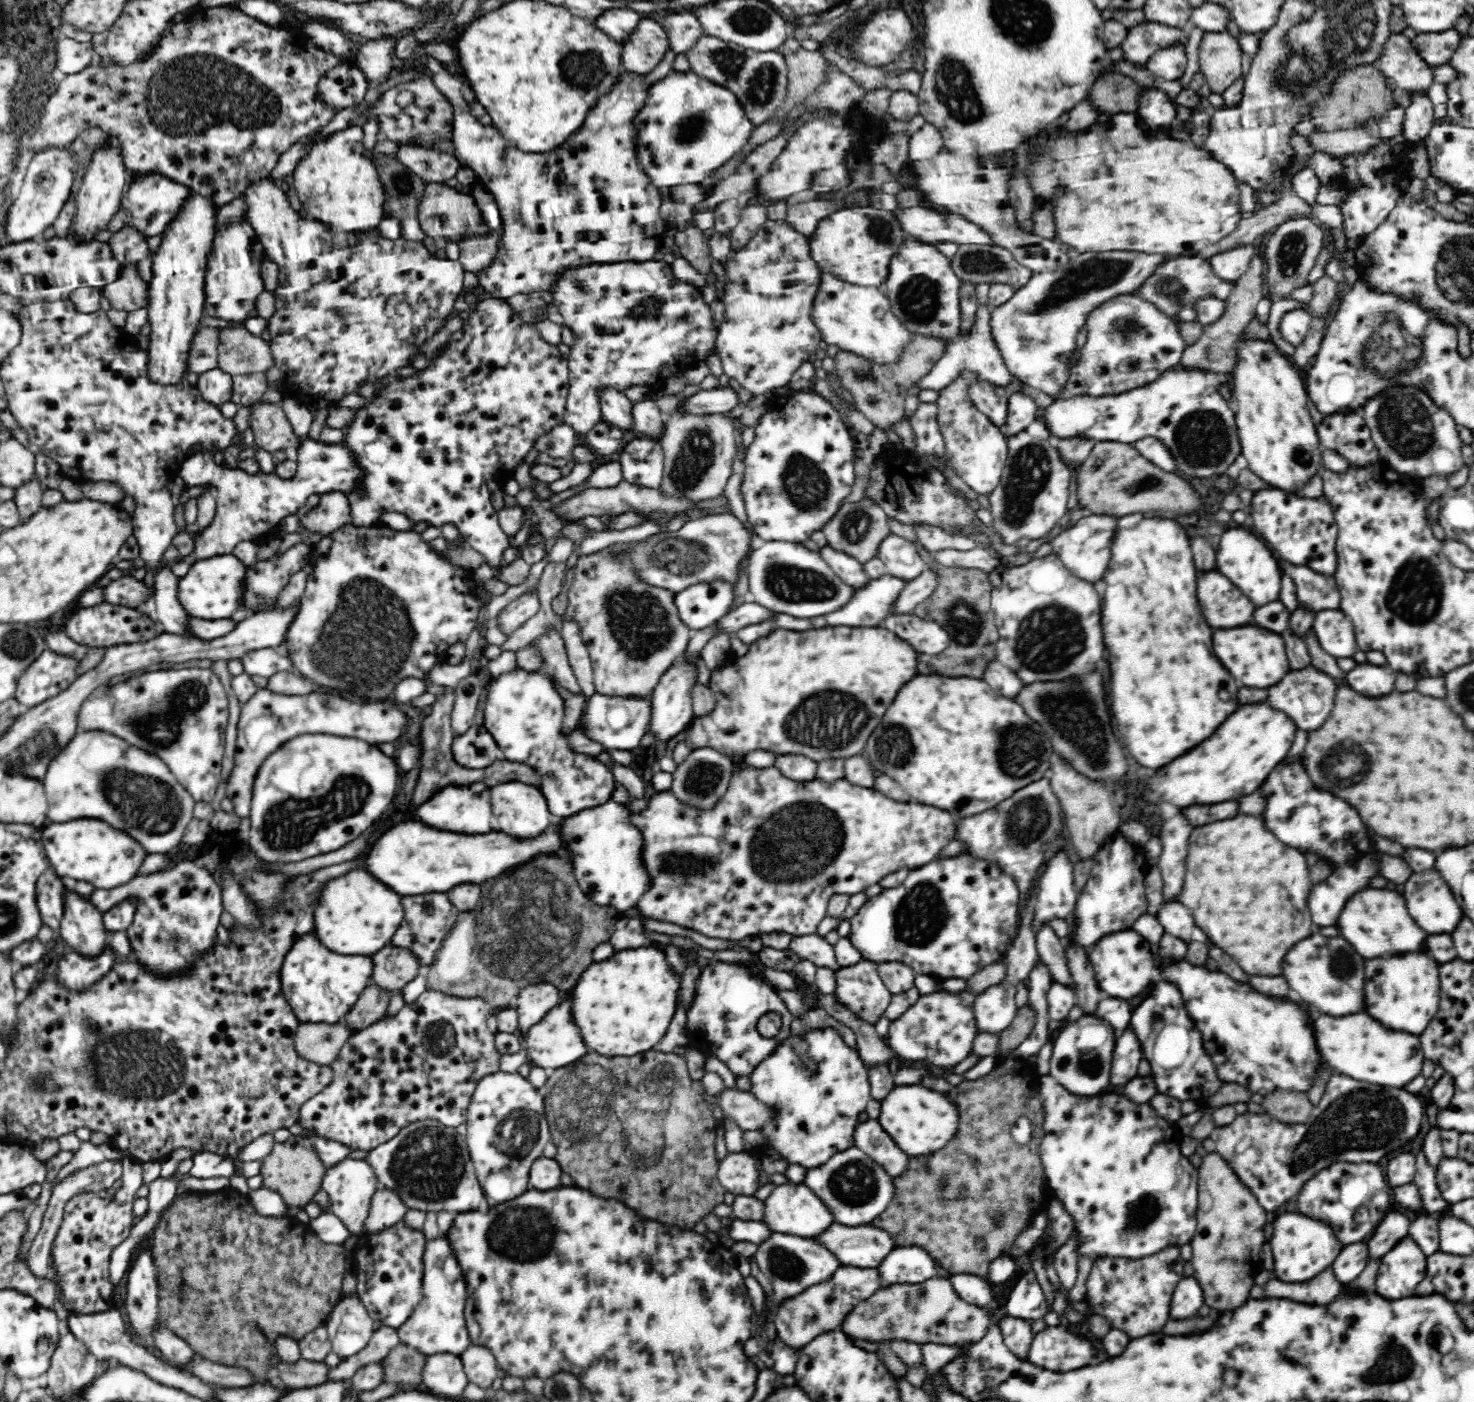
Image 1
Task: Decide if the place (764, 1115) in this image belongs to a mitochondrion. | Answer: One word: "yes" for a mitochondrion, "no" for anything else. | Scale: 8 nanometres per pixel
no

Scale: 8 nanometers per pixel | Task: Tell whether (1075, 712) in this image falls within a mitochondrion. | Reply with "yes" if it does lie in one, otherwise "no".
yes

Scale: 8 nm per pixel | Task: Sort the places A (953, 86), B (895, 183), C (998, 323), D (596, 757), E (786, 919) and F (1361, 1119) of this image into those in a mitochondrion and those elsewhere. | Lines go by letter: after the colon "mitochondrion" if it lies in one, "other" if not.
A: mitochondrion
B: other
C: other
D: other
E: other
F: mitochondrion

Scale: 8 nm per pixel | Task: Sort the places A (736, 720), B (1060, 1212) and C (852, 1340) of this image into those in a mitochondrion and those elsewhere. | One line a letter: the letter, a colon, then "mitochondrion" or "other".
A: other
B: other
C: other

